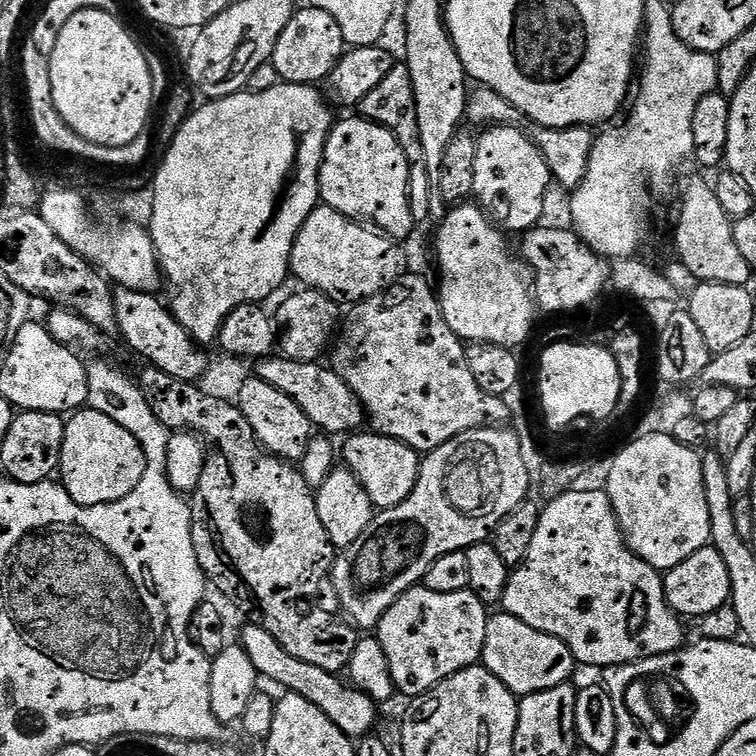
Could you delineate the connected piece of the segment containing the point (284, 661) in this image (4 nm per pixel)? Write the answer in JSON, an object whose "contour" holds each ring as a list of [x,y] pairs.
{"contour":[[[247,623],[239,638],[240,645],[250,655],[256,672],[284,687],[285,691],[294,692],[307,701],[314,703],[344,734],[353,740],[363,739],[375,728],[378,718],[377,701],[347,684],[339,675],[319,669],[308,662],[300,662],[298,658],[282,650],[281,643],[272,634],[262,630],[253,623]]]}

